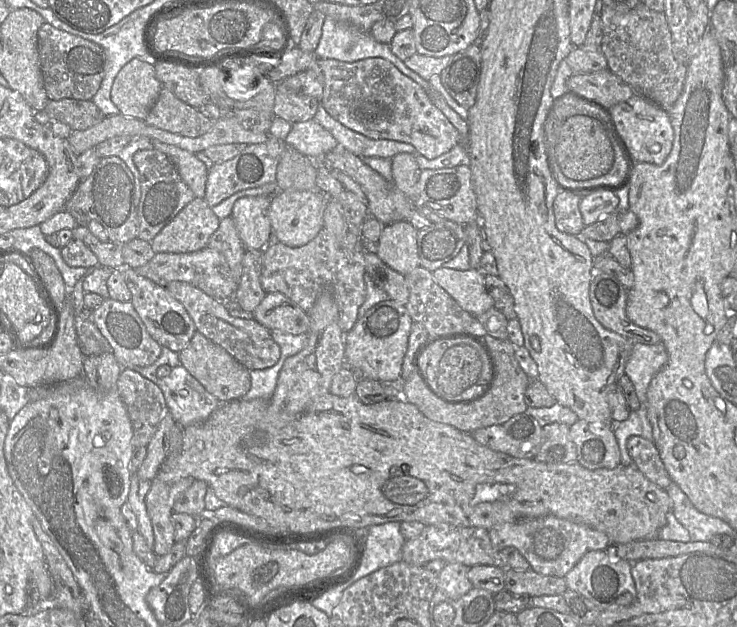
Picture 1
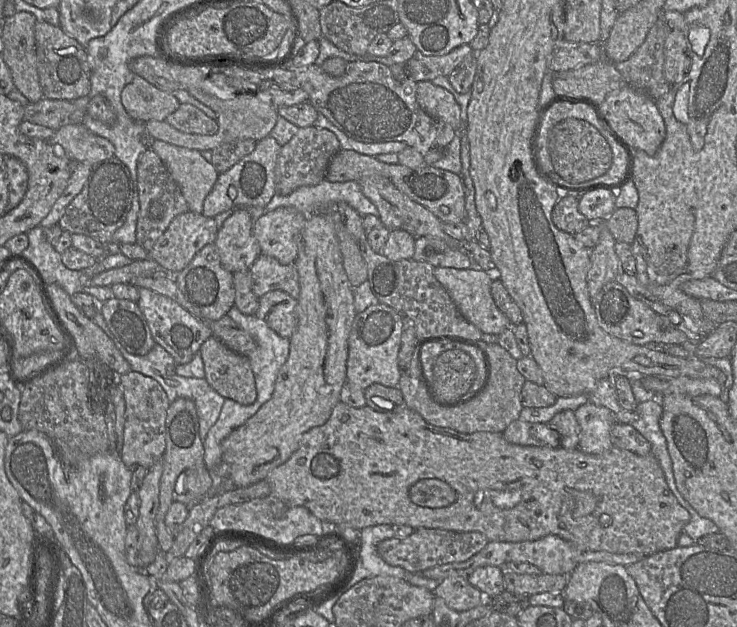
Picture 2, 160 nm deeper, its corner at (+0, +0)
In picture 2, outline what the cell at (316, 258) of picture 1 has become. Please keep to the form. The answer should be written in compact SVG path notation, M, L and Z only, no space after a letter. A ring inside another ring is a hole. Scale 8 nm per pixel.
M260 254L250 267L251 285L260 298L273 290L282 290L297 299L300 294L299 276L295 263L281 264L275 258Z

